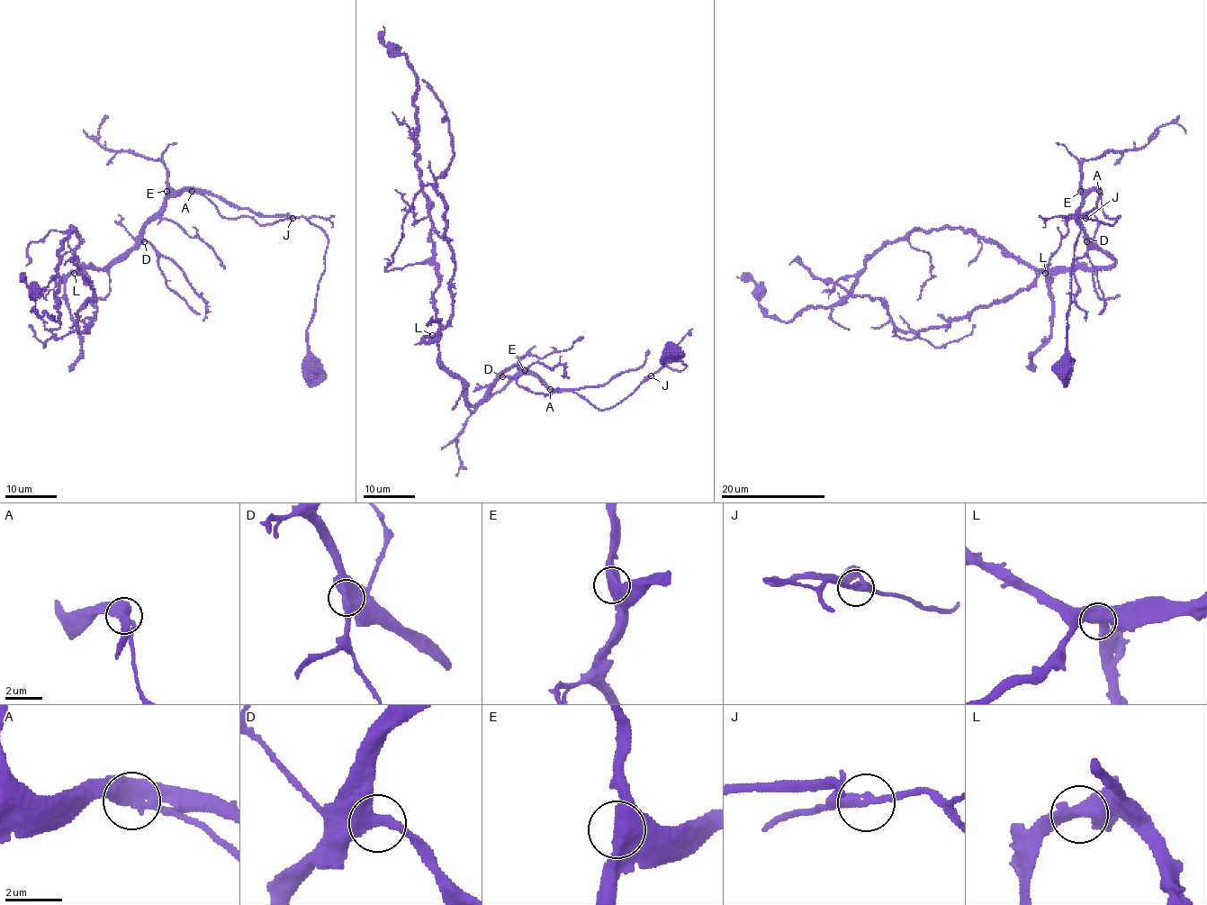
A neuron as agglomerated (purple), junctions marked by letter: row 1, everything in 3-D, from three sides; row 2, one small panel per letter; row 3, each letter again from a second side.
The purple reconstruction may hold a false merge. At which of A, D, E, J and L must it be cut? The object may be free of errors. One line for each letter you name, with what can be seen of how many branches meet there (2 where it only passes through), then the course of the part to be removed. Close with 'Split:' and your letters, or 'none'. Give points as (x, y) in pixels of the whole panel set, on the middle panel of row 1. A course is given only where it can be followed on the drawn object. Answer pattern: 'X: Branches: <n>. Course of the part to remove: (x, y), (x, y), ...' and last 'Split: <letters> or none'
Split: none

